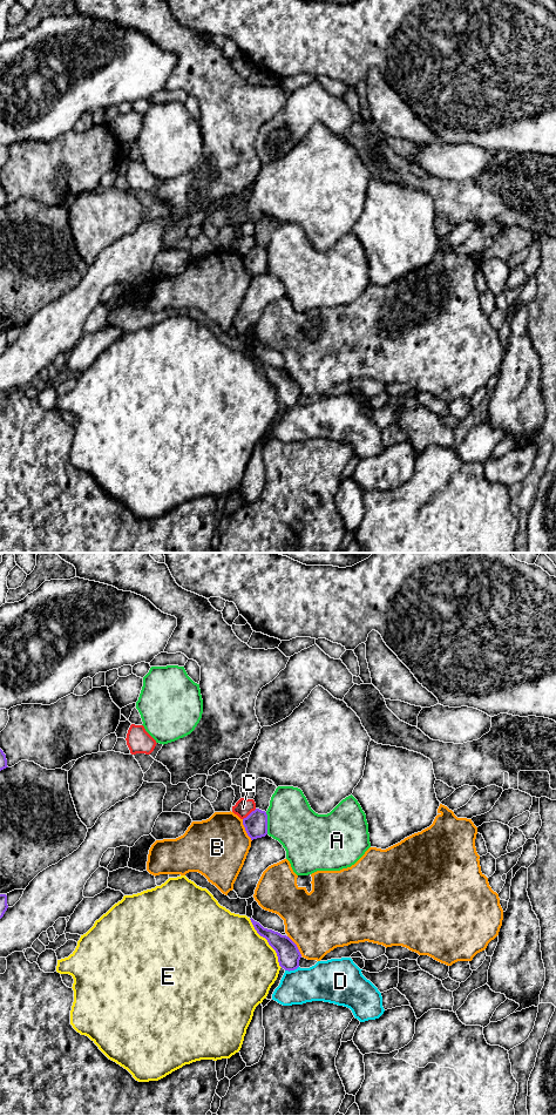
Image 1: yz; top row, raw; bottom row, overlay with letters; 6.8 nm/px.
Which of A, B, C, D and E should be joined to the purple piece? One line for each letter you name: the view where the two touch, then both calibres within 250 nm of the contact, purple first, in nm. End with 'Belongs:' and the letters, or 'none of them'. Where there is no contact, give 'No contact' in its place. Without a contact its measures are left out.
Belongs: none of them

